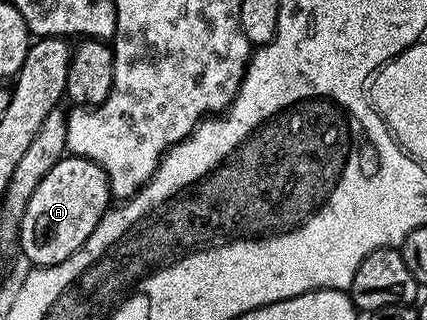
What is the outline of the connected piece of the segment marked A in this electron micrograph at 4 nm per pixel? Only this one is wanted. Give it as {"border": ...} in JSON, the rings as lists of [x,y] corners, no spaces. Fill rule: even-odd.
{"border":[[[69,155],[60,159],[52,169],[39,181],[35,193],[31,193],[31,201],[27,201],[27,209],[19,224],[21,230],[21,251],[26,260],[34,268],[54,267],[59,261],[67,261],[95,233],[95,225],[104,217],[111,206],[111,192],[107,173],[95,161],[84,159],[78,155]]]}

